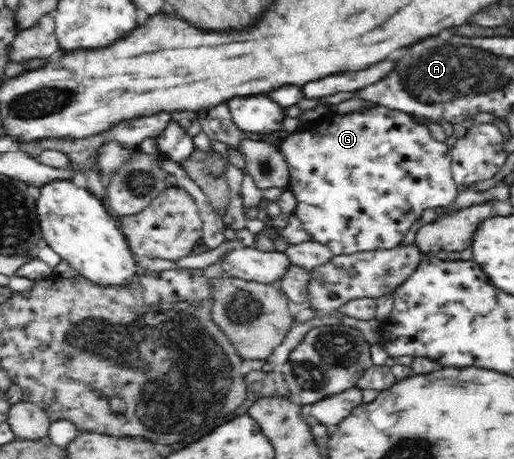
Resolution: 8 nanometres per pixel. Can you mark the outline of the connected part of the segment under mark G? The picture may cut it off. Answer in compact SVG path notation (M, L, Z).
M383 105L351 114L330 113L315 128L287 136L278 150L289 167L289 186L297 201L294 215L310 238L330 248L333 255L397 247L424 210L453 204L461 188L453 178L449 147L435 140L412 114Z

